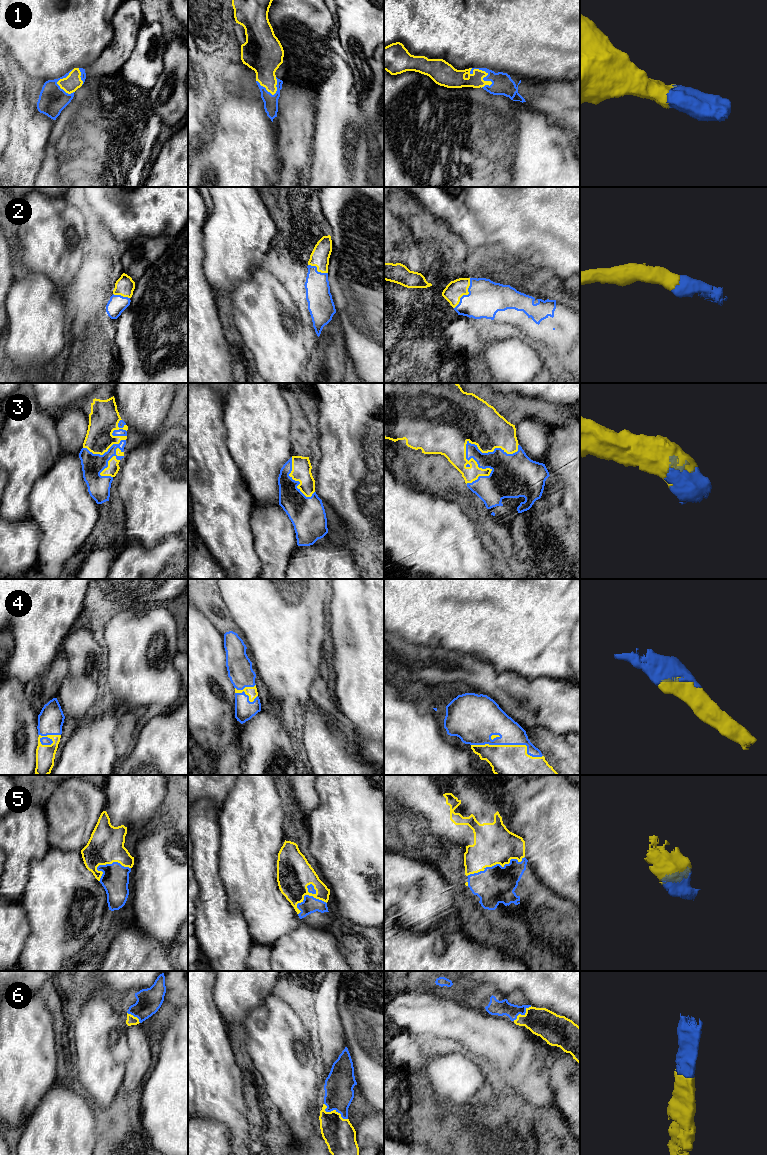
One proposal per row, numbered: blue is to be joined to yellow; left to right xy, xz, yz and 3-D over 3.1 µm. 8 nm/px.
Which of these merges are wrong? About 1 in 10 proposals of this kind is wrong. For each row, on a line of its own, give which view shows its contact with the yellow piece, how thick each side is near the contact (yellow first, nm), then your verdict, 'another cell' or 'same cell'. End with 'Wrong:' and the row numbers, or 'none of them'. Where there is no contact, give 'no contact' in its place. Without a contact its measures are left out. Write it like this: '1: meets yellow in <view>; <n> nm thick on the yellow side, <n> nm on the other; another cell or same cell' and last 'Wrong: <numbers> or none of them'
1: meets yellow in yz; 140 nm thick on the yellow side, 170 nm on the other; same cell
2: meets yellow in yz; 150 nm thick on the yellow side, 280 nm on the other; same cell
3: meets yellow in yz; 440 nm thick on the yellow side, 150 nm on the other; same cell
4: meets yellow in yz; 360 nm thick on the yellow side, 240 nm on the other; same cell
5: meets yellow in xz; 280 nm thick on the yellow side, 130 nm on the other; same cell
6: meets yellow in xz; 260 nm thick on the yellow side, 240 nm on the other; same cell
Wrong: none of them

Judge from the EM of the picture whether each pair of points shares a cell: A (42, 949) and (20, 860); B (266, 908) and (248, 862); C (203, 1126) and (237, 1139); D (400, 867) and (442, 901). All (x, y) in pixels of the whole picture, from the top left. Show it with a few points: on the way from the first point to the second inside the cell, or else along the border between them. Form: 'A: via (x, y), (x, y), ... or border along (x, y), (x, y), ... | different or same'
A: border along (31, 861), (28, 882), (20, 899) | different
B: via (257, 897), (252, 890), (249, 873) | same
C: border along (213, 1120), (224, 1123), (227, 1126), (231, 1144) | different
D: via (404, 880), (424, 900), (429, 901) | same

